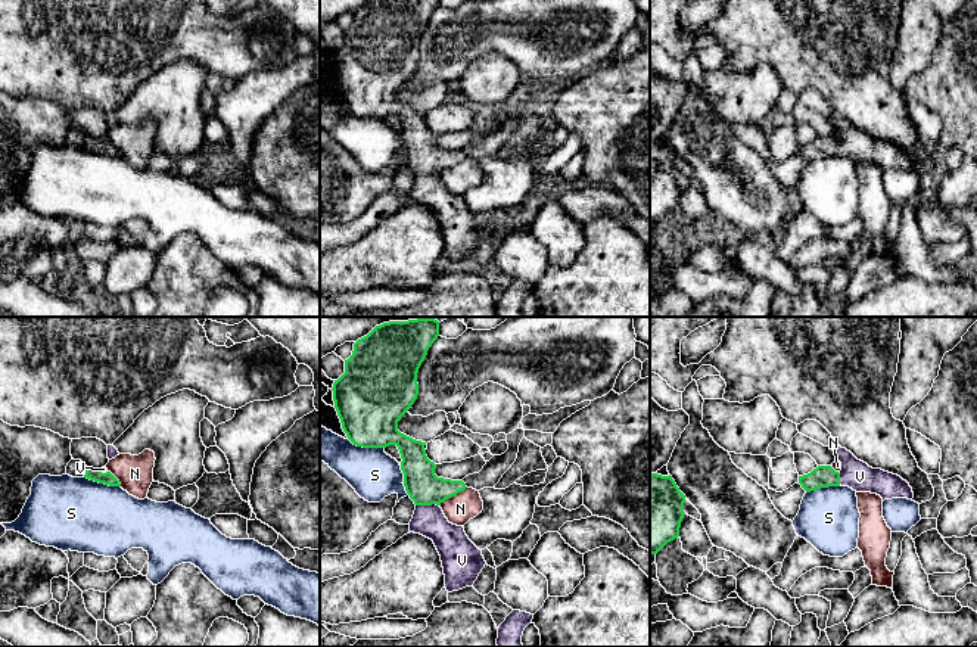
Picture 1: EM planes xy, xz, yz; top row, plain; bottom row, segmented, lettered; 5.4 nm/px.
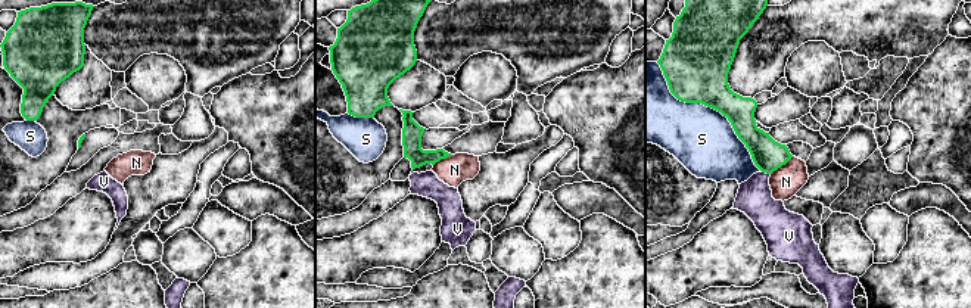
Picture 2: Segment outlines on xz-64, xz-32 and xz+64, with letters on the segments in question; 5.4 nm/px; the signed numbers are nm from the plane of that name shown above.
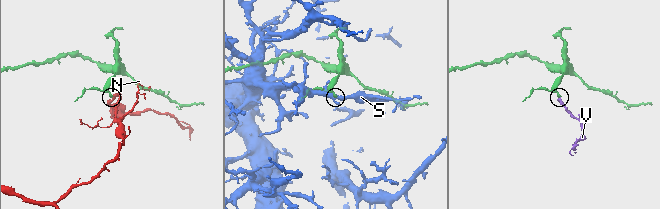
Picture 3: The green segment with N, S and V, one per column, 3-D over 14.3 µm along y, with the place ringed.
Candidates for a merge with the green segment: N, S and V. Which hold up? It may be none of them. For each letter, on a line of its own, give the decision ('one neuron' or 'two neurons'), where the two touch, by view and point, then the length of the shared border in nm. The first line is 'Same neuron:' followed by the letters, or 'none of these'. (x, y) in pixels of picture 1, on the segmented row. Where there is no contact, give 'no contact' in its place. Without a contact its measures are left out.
Same neuron: V
N: two neurons | xz (453, 495) | 190 nm
S: two neurons | xy (102, 482) | 200 nm
V: one neuron | xz (426, 504) | 130 nm

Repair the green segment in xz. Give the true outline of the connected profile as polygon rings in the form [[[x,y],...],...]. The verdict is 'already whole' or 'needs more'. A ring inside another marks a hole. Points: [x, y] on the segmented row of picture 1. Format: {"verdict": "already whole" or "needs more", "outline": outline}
{"verdict": "needs more", "outline": [[[417,318],[376,326],[354,343],[345,373],[333,383],[333,401],[348,439],[363,448],[396,445],[404,486],[416,504],[410,532],[433,541],[448,592],[473,587],[486,562],[463,526],[448,522],[439,507],[464,491],[463,480],[435,475],[426,442],[398,430],[398,422],[419,395],[417,373],[439,336],[439,321]]]}

